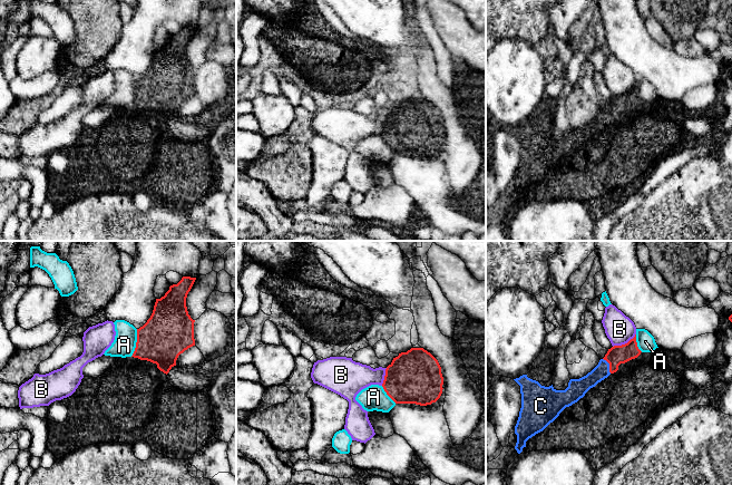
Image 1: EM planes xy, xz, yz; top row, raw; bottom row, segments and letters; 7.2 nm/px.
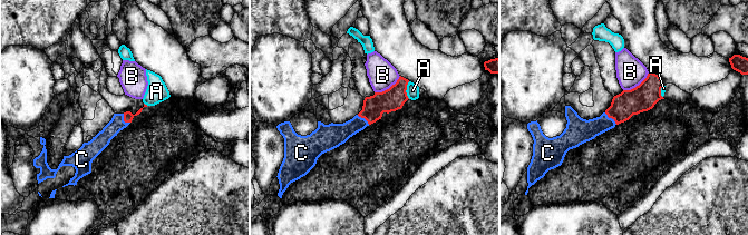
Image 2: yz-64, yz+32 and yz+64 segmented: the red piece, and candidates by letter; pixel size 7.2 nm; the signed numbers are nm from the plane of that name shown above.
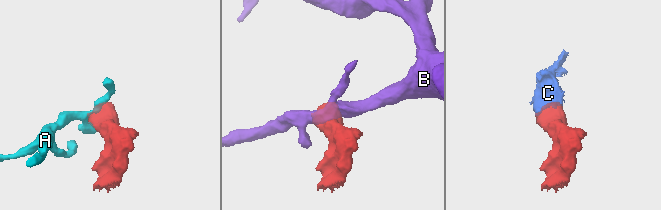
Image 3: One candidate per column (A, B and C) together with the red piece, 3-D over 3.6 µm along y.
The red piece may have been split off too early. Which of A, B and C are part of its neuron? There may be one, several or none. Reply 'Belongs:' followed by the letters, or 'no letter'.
Belongs: C

